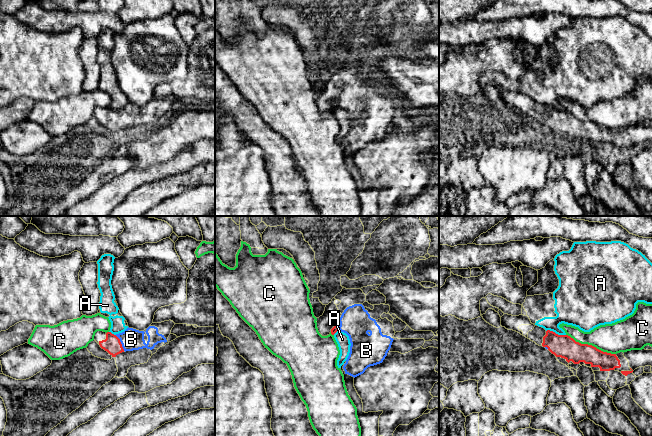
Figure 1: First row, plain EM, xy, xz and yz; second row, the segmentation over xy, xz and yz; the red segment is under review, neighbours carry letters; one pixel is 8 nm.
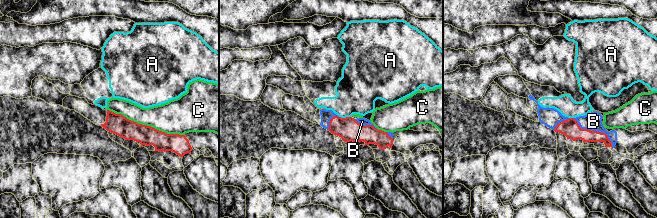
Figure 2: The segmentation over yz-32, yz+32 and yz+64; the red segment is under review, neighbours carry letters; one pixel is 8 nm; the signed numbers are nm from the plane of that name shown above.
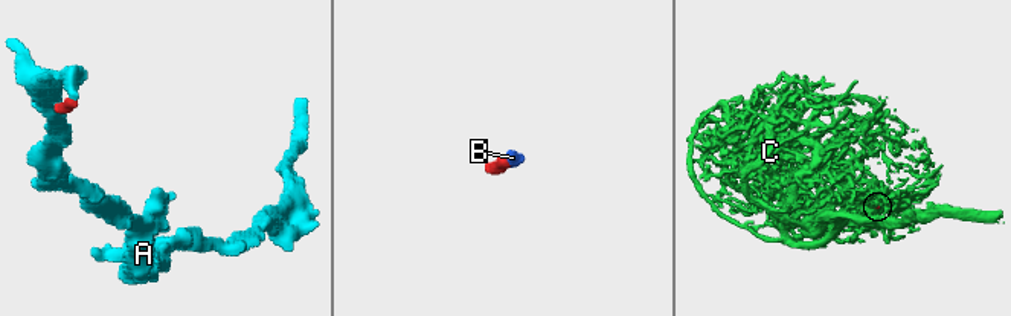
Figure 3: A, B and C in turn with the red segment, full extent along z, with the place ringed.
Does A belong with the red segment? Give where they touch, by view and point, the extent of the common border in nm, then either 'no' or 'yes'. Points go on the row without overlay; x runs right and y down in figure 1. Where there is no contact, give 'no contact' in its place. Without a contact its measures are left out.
meets red in yz at (555, 109); contact 170 nm long; no

